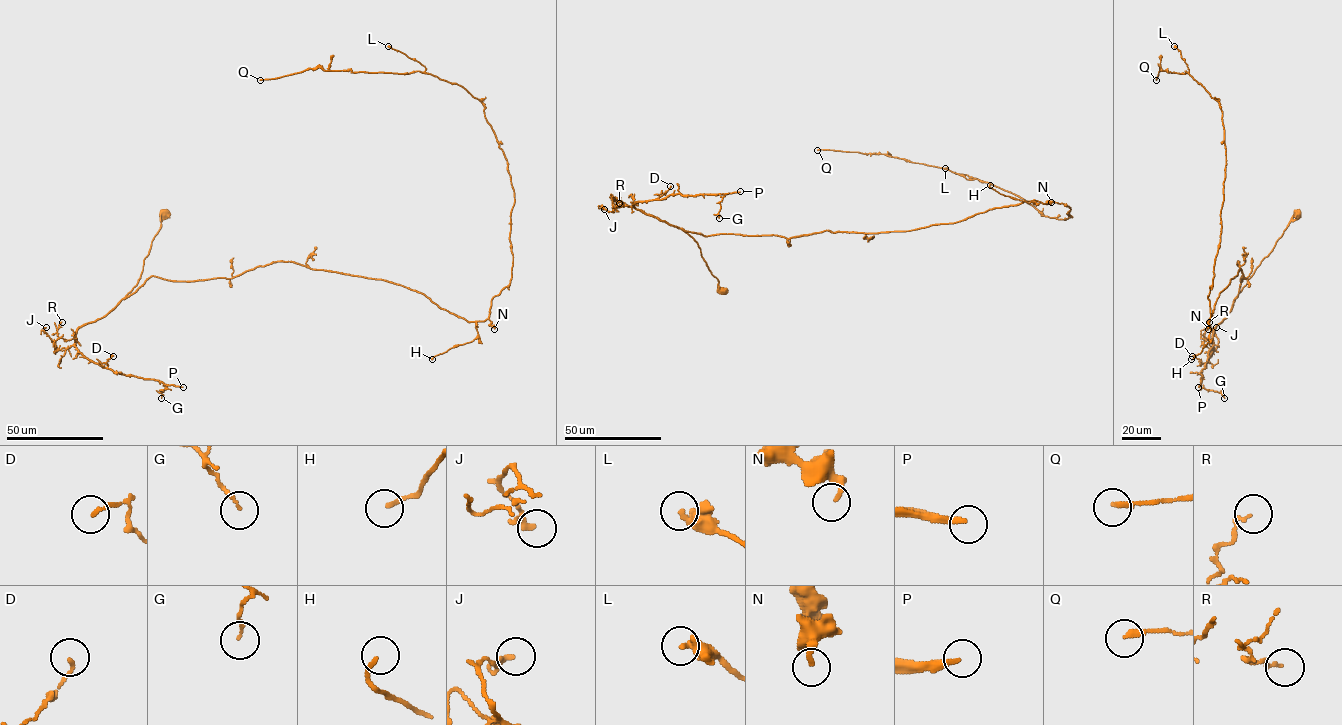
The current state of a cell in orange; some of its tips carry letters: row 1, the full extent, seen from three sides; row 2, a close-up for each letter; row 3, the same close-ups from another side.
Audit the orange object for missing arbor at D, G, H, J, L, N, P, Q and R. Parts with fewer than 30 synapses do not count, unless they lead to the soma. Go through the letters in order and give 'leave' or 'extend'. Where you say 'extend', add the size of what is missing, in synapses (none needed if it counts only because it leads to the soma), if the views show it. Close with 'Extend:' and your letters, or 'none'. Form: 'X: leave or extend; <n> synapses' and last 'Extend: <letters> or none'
D: leave
G: leave
H: leave
J: leave
L: leave
N: leave
P: extend; 110 synapses
Q: extend; 110 synapses
R: leave
Extend: P, Q

